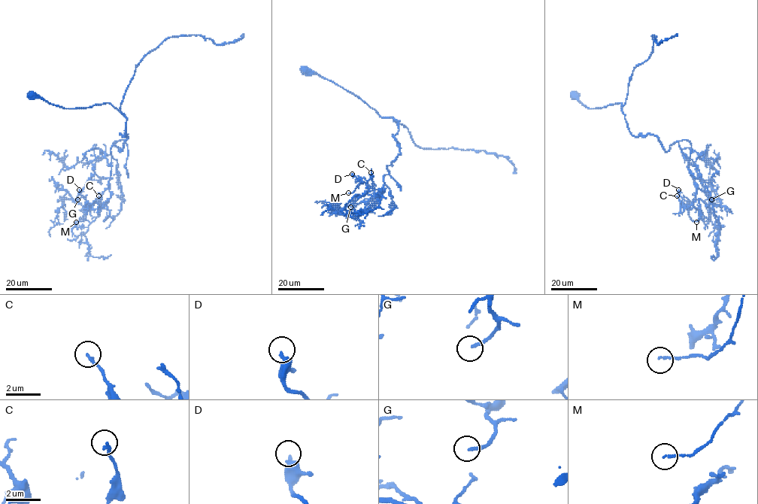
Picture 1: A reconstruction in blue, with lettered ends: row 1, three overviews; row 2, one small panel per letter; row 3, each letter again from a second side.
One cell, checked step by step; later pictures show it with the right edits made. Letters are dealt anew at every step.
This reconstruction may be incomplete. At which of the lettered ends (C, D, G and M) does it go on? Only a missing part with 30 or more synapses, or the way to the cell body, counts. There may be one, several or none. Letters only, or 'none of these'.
none of these

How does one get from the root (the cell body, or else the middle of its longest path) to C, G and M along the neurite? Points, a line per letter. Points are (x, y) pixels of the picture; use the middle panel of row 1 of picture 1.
C: (304, 70), (398, 120), (400, 153), (386, 167), (383, 192), (374, 188), (371, 172)
G: (304, 70), (398, 120), (400, 153), (386, 167), (383, 187), (350, 207)
M: (304, 70), (398, 120), (400, 153), (386, 167), (383, 191), (362, 181), (348, 192)

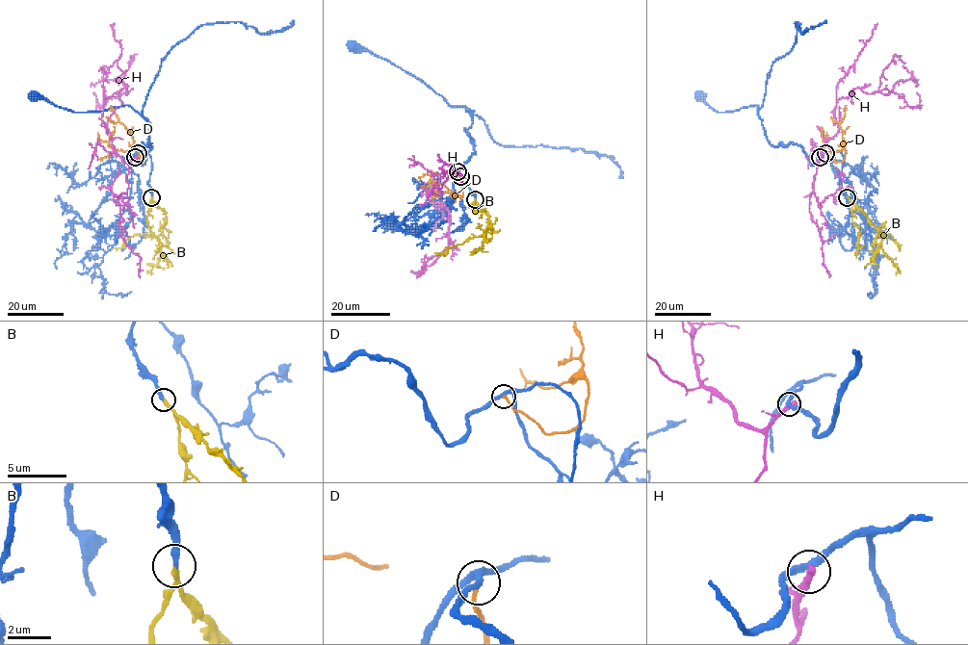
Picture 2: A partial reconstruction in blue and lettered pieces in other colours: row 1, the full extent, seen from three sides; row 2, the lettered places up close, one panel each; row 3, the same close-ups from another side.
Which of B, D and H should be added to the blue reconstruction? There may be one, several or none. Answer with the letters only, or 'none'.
B

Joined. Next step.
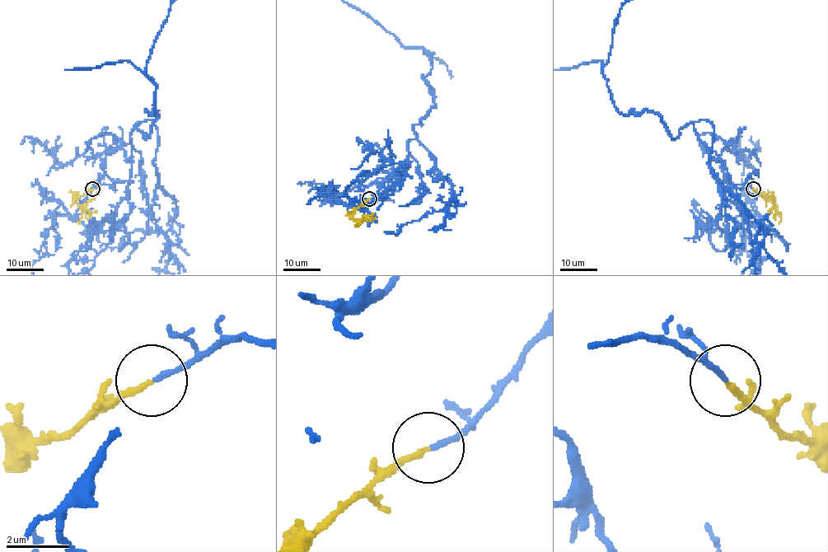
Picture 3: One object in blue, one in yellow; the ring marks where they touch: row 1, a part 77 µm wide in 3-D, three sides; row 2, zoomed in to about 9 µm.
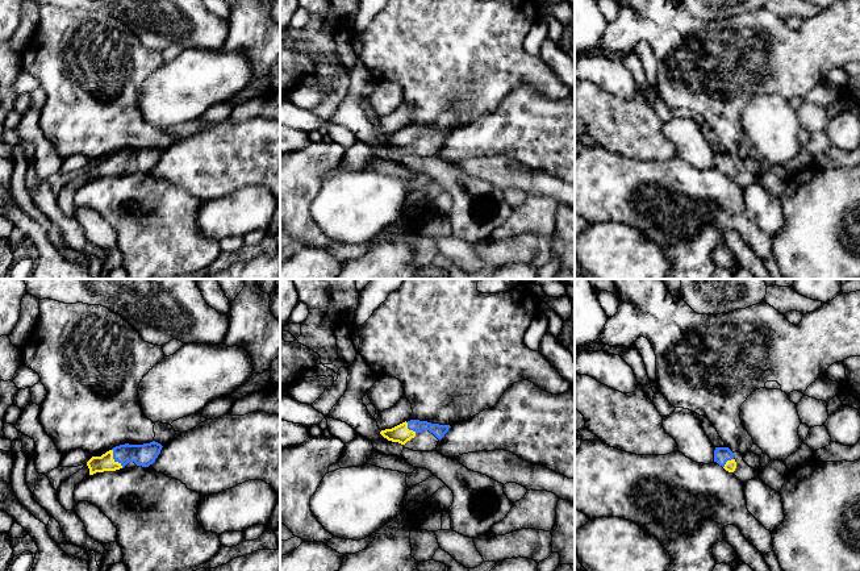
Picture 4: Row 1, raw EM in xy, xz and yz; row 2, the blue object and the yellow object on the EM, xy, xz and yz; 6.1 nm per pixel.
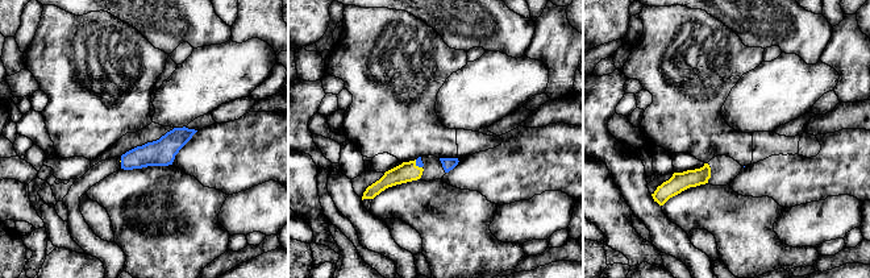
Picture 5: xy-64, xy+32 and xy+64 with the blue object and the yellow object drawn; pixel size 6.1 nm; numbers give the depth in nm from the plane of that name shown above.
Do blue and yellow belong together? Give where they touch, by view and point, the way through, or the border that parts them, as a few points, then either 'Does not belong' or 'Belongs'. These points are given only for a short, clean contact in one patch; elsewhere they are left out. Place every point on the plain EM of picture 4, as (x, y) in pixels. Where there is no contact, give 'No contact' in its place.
Touches blue at xy (113, 163). Path across: xy (145, 159), (122, 159), (113, 163), (105, 167). Belongs

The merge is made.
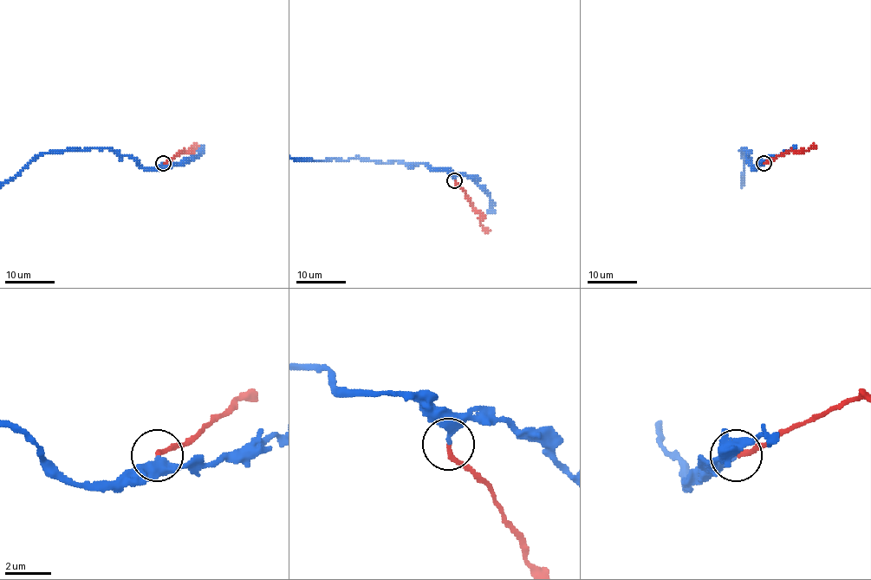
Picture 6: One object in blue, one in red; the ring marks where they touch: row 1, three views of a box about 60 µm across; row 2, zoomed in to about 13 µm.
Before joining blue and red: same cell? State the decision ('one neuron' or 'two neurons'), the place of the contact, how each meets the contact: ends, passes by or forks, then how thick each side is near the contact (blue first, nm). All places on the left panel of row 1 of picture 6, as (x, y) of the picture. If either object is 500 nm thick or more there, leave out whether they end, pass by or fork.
one neuron; place (163, 163); blue ends; red ends; calibres 320 and 220 nm

